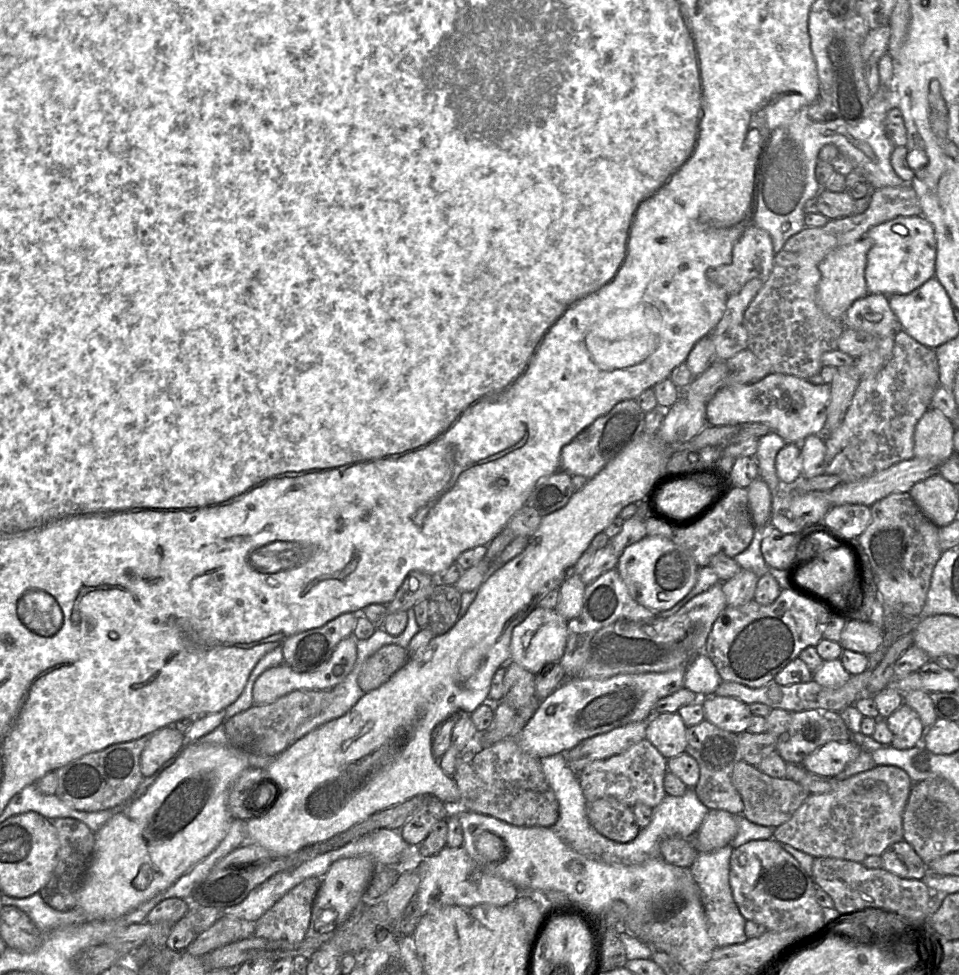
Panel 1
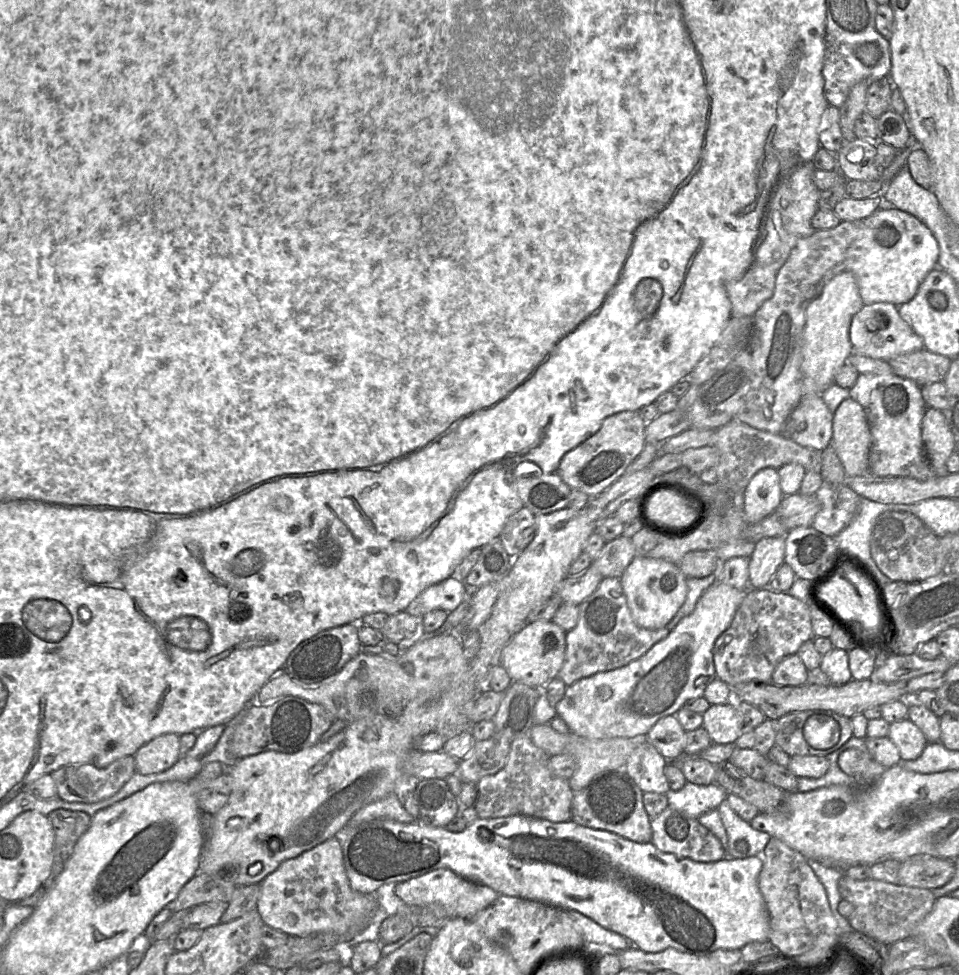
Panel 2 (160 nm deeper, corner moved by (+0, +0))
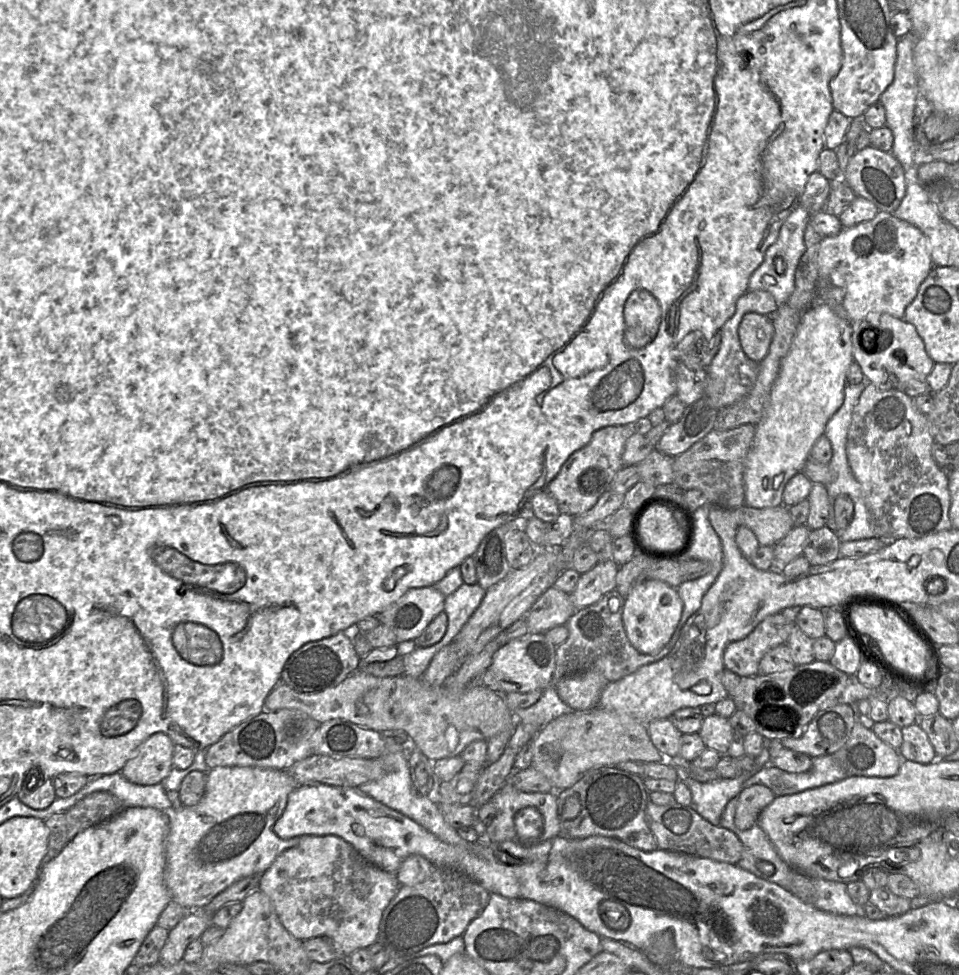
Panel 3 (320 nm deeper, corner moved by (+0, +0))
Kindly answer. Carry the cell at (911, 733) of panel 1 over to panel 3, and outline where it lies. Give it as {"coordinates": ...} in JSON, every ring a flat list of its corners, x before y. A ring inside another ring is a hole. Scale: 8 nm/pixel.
{"coordinates":[[917,722,903,727,901,730,903,741,899,754,902,760,929,764,937,759,937,754,927,734]]}

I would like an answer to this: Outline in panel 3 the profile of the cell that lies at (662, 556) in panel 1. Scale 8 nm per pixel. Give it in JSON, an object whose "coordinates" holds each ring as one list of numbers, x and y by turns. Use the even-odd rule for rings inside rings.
{"coordinates":[[644,579,625,598,623,624,632,646,643,654,656,654,671,639,682,615,683,601,678,590,662,581]]}

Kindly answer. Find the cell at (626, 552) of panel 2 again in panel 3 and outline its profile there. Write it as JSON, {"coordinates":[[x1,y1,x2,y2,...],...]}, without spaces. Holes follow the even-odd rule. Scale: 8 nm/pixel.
{"coordinates":[[613,560,599,561,591,570,582,574,570,594,575,610,598,602,605,594,616,588,619,565]]}

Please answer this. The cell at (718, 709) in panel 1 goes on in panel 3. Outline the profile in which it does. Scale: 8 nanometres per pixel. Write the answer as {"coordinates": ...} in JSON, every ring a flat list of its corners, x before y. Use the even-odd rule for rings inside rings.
{"coordinates":[[718,714,705,717,699,731,706,748,713,749,721,755,727,754,734,733,729,719]]}

